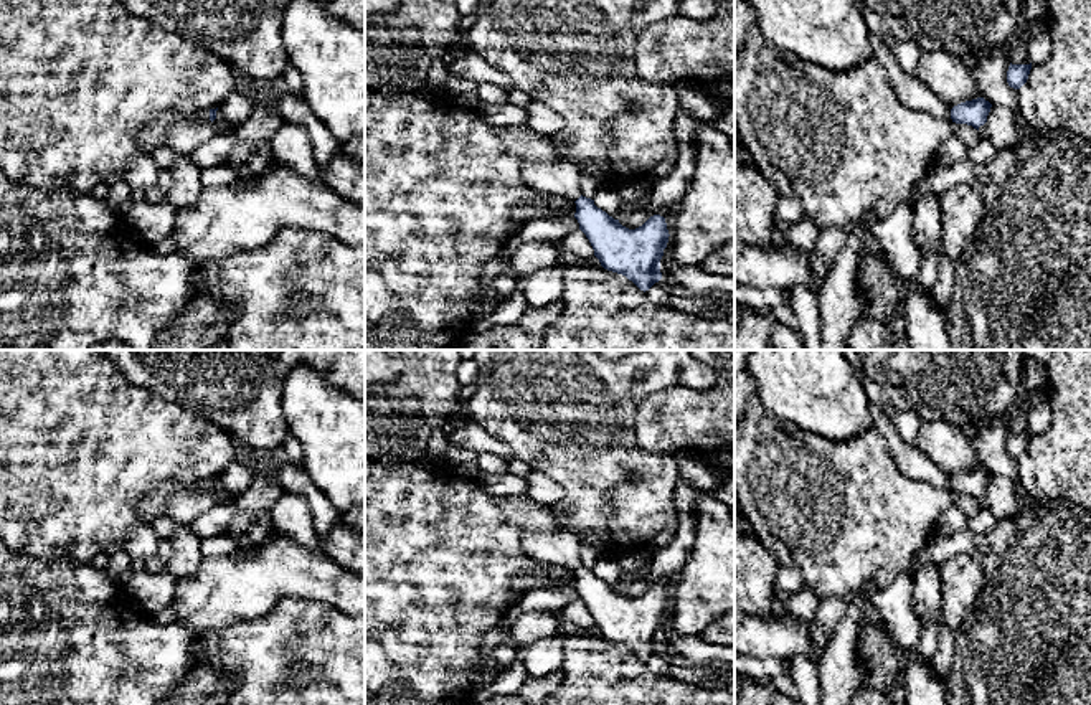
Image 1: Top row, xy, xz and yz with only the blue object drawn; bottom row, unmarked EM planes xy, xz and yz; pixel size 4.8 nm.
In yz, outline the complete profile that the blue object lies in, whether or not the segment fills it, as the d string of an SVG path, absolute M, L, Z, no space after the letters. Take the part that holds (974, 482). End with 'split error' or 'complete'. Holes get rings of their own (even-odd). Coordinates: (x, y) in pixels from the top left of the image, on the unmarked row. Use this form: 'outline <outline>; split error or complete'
outline M984 467L961 472L951 479L951 489L956 494L967 494L979 500L987 492L992 474Z; complete

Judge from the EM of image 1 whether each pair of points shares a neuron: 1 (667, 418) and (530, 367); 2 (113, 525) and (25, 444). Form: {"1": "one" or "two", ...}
{"1": "two", "2": "one"}

